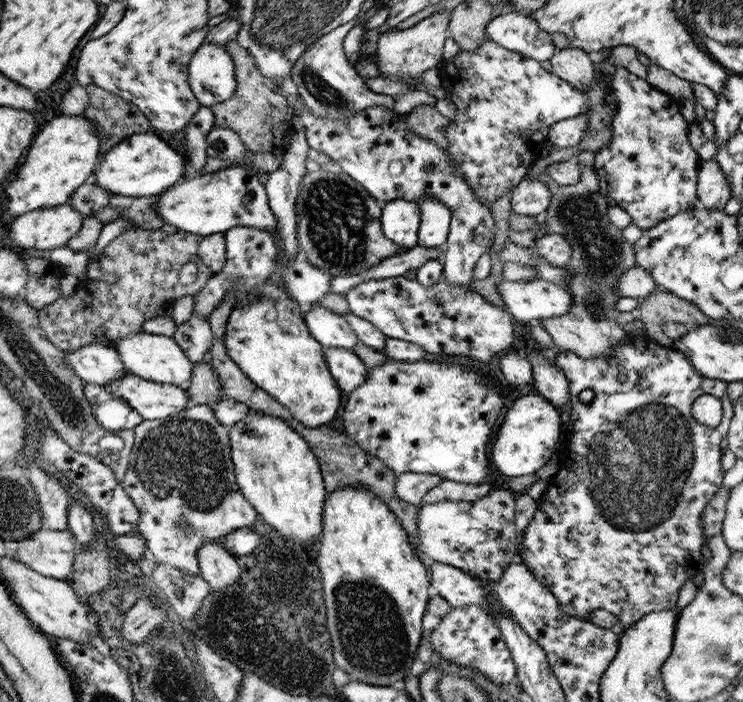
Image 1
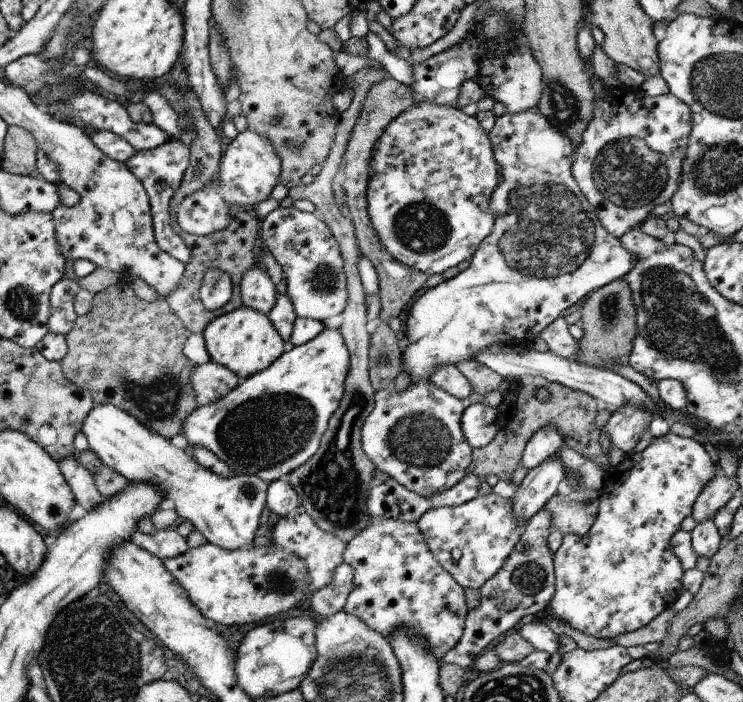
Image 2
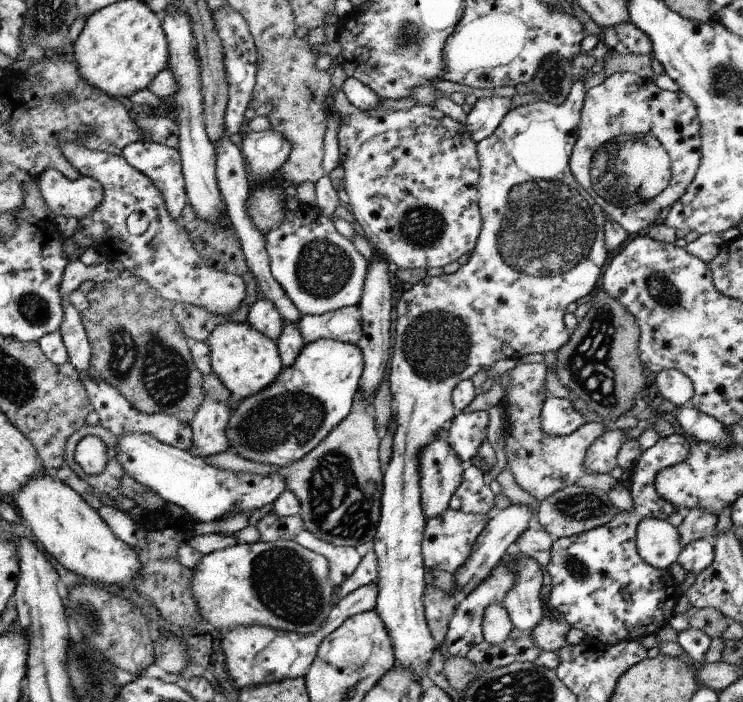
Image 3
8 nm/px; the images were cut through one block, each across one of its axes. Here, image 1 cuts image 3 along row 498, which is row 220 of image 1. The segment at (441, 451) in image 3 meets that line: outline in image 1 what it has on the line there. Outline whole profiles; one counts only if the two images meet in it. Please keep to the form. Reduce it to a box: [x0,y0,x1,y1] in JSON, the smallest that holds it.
[417,196,452,248]

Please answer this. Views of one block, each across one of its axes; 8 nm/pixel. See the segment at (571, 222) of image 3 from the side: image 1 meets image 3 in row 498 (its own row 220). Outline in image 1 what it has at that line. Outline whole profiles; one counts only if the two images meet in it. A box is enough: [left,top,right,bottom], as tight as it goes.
[382,199,421,250]

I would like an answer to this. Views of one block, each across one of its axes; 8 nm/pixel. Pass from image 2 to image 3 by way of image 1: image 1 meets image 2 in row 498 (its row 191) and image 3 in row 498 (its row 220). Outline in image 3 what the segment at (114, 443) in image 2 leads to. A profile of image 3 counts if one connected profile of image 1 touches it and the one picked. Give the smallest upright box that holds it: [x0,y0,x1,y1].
[117,434,287,522]

